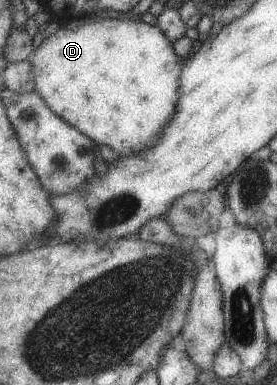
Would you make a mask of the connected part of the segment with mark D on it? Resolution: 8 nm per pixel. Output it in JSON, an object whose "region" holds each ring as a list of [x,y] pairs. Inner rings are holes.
{"region":[[[120,17],[86,23],[73,30],[66,30],[64,24],[60,24],[54,34],[43,36],[42,43],[33,50],[30,57],[33,92],[42,97],[52,113],[96,145],[107,145],[119,155],[140,153],[162,133],[160,129],[174,115],[178,73],[183,61],[155,25]]]}

